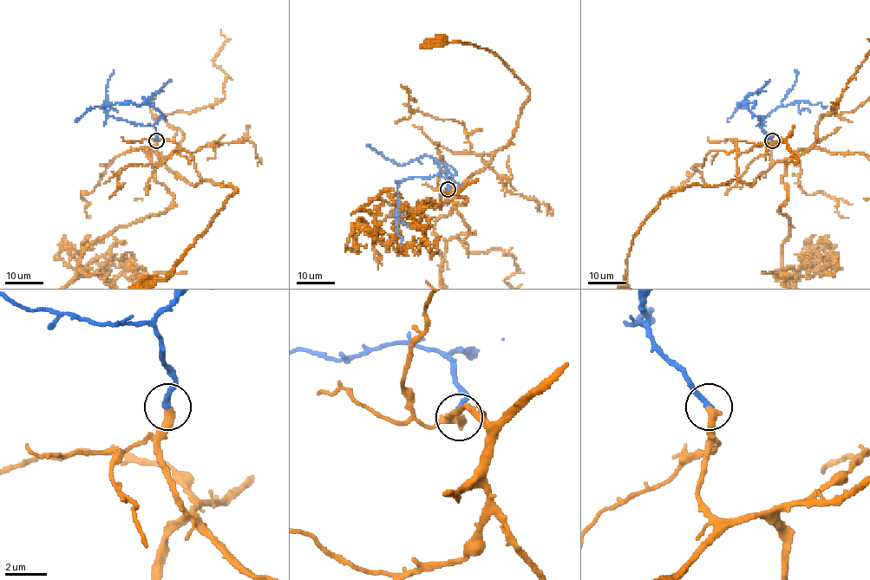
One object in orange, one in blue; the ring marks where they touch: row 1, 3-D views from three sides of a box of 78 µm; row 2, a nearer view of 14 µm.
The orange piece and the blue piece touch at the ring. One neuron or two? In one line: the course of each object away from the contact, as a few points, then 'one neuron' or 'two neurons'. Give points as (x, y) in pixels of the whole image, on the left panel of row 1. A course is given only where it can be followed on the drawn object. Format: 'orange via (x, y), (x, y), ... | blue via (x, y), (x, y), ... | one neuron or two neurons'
orange via (156, 140), (157, 157), (191, 184), (210, 179), (238, 191), (172, 272), (141, 287) | blue via (156, 140), (154, 124), (164, 115), (148, 105), (115, 103), (89, 107), (75, 121) | one neuron

